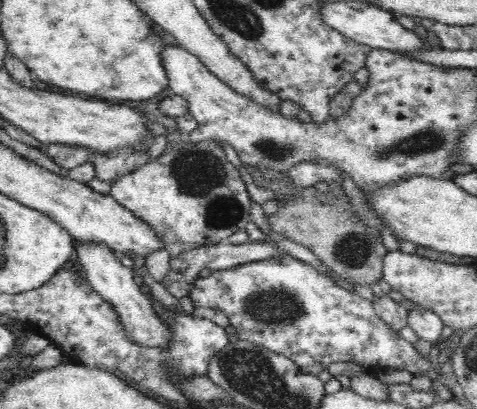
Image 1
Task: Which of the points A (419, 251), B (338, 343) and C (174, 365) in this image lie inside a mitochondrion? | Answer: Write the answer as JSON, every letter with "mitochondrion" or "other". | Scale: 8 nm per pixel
{"A":"other","B":"other","C":"mitochondrion"}

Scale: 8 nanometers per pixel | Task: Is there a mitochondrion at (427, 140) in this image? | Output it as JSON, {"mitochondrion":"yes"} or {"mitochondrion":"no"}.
{"mitochondrion":"yes"}

